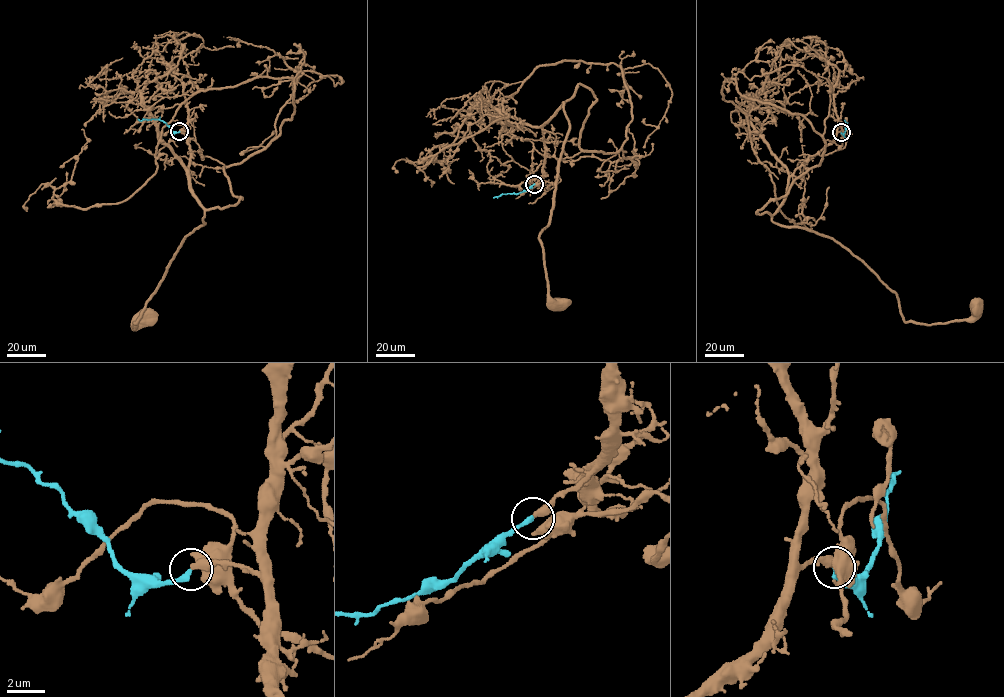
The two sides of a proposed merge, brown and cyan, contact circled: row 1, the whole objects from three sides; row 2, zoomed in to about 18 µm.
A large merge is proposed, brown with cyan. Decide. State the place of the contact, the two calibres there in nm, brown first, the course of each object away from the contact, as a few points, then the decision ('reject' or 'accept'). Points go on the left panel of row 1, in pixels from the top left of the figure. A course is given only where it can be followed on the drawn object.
at (179, 131); 280 nm thick on the brown side, 280 nm on the other; brown runs (179, 131), (187, 133), (192, 154), (189, 182), (203, 209), (204, 223), (184, 239), (133, 329), (144, 316); cyan runs (179, 131), (174, 132), (162, 121), (138, 119); accept

